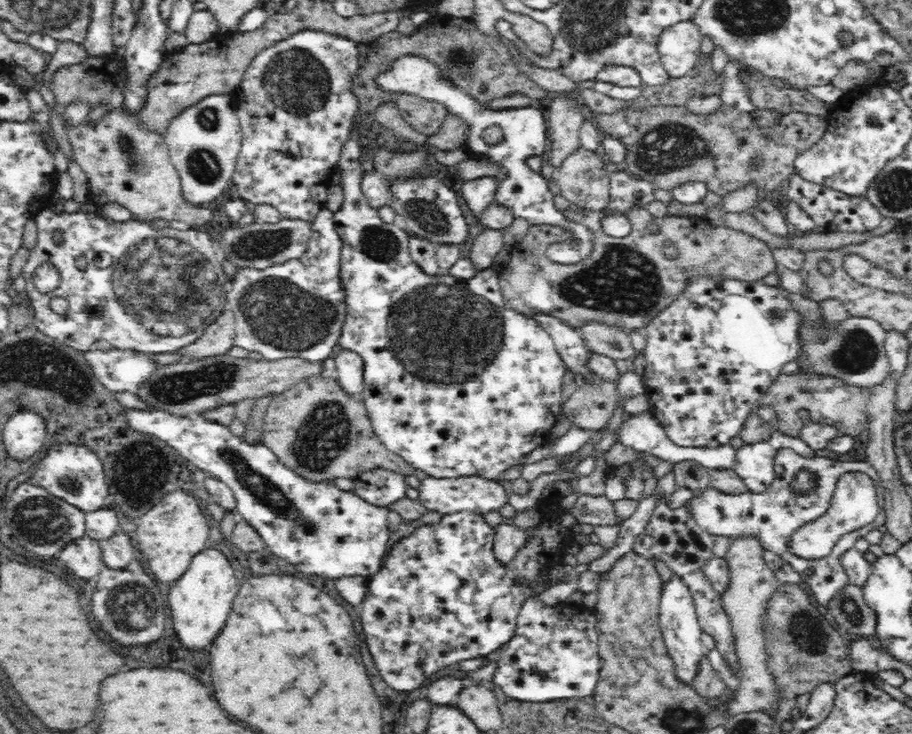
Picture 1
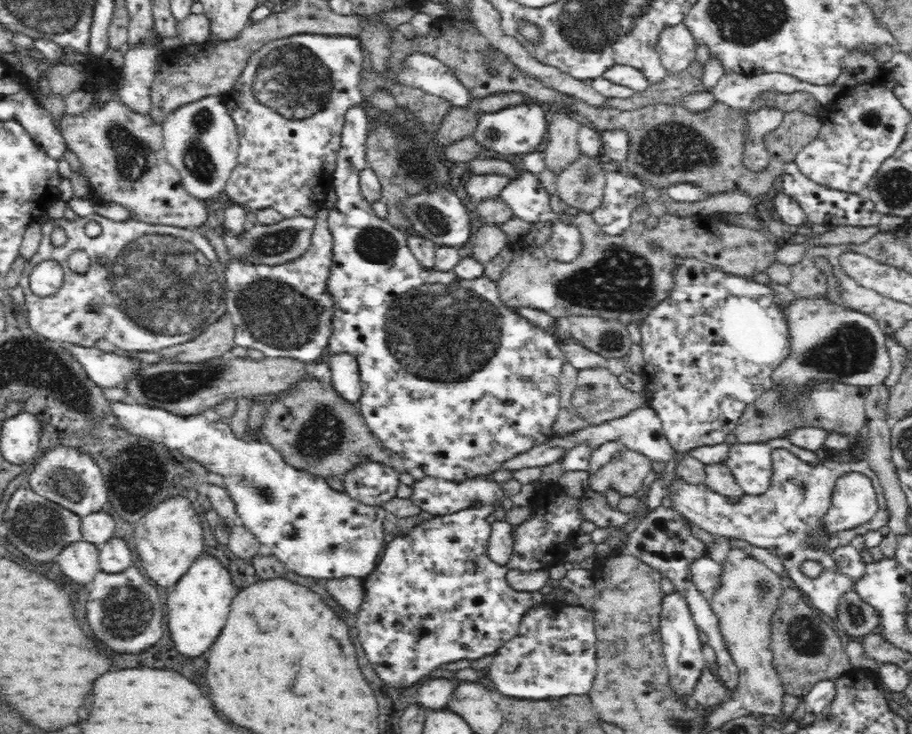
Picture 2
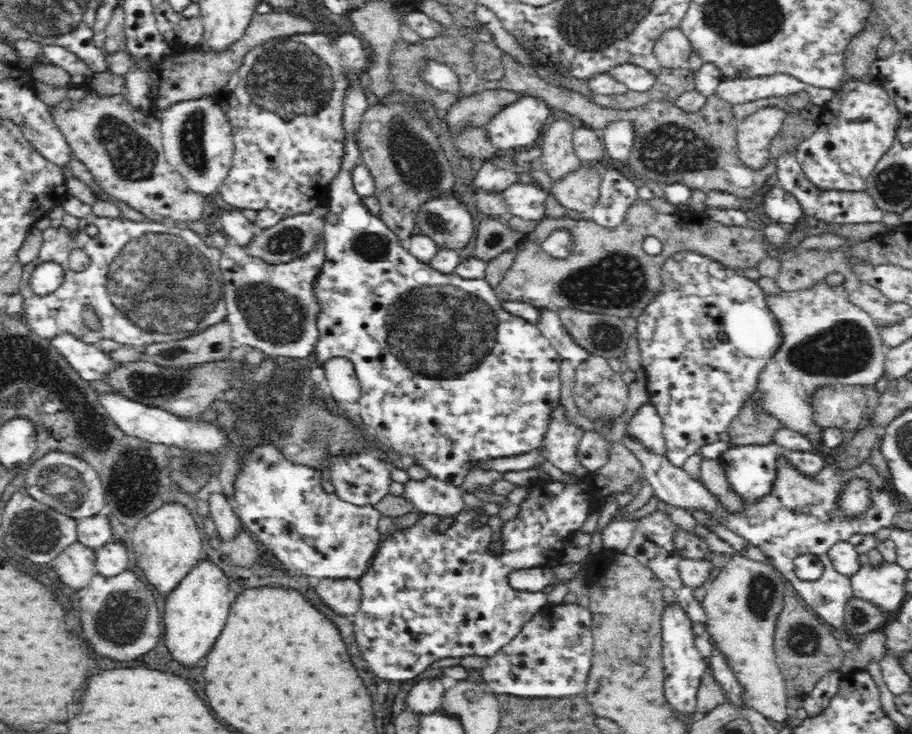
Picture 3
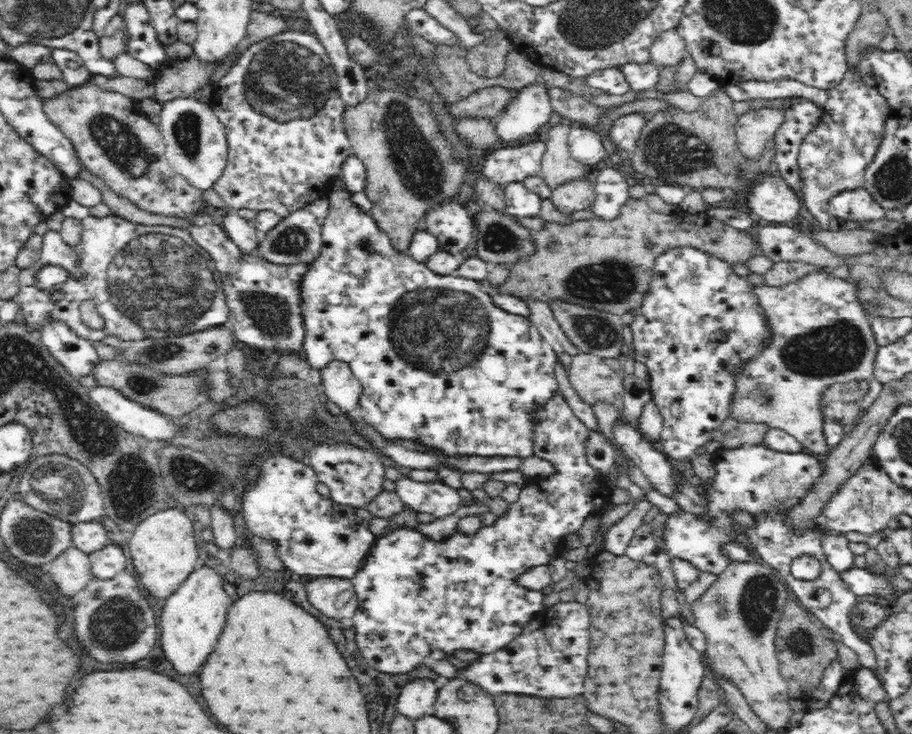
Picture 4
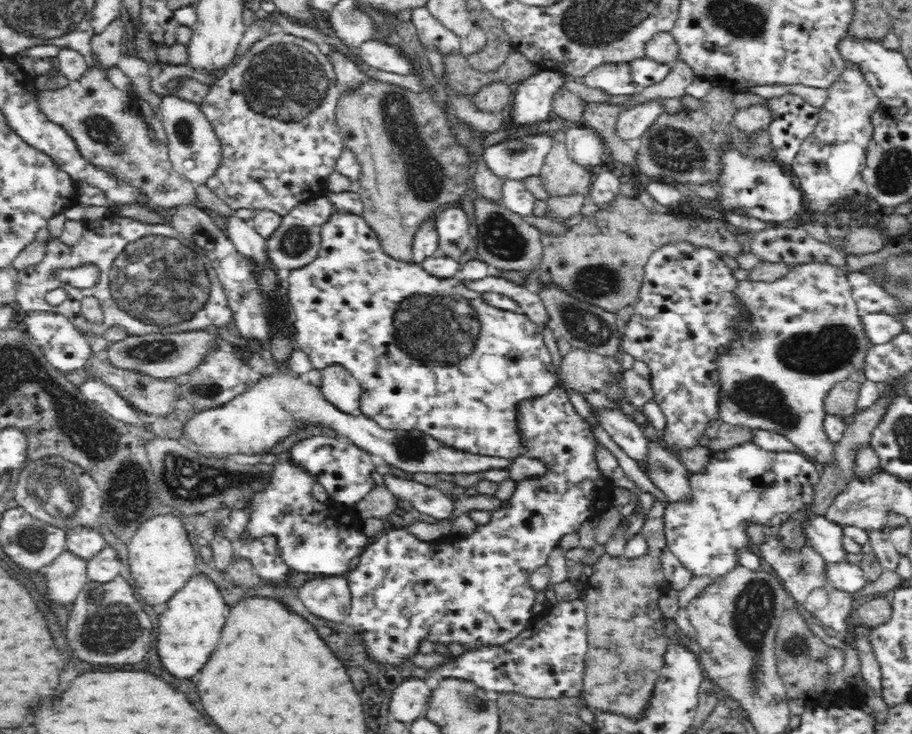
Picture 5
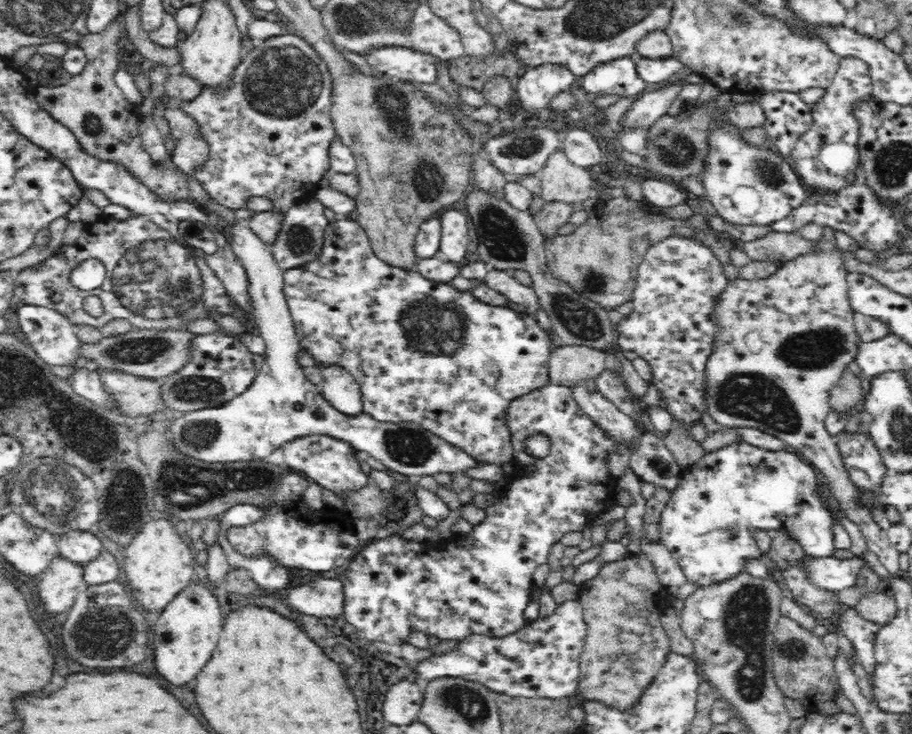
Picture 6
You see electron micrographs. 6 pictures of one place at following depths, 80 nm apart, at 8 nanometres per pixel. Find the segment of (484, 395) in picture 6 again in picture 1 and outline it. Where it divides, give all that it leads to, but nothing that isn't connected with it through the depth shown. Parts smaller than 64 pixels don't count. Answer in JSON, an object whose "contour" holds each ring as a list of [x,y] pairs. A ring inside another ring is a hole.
{"contour":[[[350,133],[344,152],[338,160],[337,168],[342,171],[342,187],[345,189],[346,201],[342,210],[334,214],[340,238],[344,241],[342,246],[342,283],[346,289],[346,324],[340,338],[342,350],[350,349],[364,357],[364,386],[362,396],[365,397],[364,405],[372,421],[374,432],[382,444],[398,458],[412,464],[414,468],[423,470],[428,476],[434,478],[458,478],[459,476],[481,476],[488,480],[495,480],[502,472],[518,465],[526,455],[548,443],[550,430],[561,416],[562,378],[567,370],[556,351],[552,337],[538,324],[538,321],[527,315],[520,314],[504,304],[500,288],[500,270],[486,267],[476,271],[468,280],[456,279],[448,274],[428,276],[414,262],[409,253],[410,234],[398,228],[393,223],[385,223],[377,210],[368,205],[368,200],[361,190],[361,180],[364,170],[361,157],[366,152],[366,144],[360,143],[360,138],[355,133]]]}

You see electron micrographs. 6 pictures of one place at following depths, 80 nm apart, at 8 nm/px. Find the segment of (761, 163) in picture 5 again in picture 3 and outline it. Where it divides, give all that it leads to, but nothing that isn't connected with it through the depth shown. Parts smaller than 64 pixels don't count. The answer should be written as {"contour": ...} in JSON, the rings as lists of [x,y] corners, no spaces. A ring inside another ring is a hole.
{"contour":[[[778,184],[772,186],[772,188],[767,192],[762,202],[762,208],[763,213],[770,219],[776,220],[778,223],[784,222],[789,227],[791,227],[792,224],[796,224],[798,218],[802,218],[805,214],[798,201],[796,201],[796,198],[792,194],[784,191]]]}

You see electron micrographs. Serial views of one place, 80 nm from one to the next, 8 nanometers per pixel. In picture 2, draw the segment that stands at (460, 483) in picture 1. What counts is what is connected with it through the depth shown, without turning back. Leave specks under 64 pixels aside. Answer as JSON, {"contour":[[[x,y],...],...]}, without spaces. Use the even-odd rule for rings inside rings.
{"contour":[[[426,475],[422,479],[415,481],[411,488],[412,495],[410,498],[416,505],[432,515],[440,516],[454,514],[454,512],[466,510],[466,508],[492,506],[492,504],[495,505],[506,498],[504,487],[499,482],[487,477],[465,478],[460,482],[454,482]]]}

